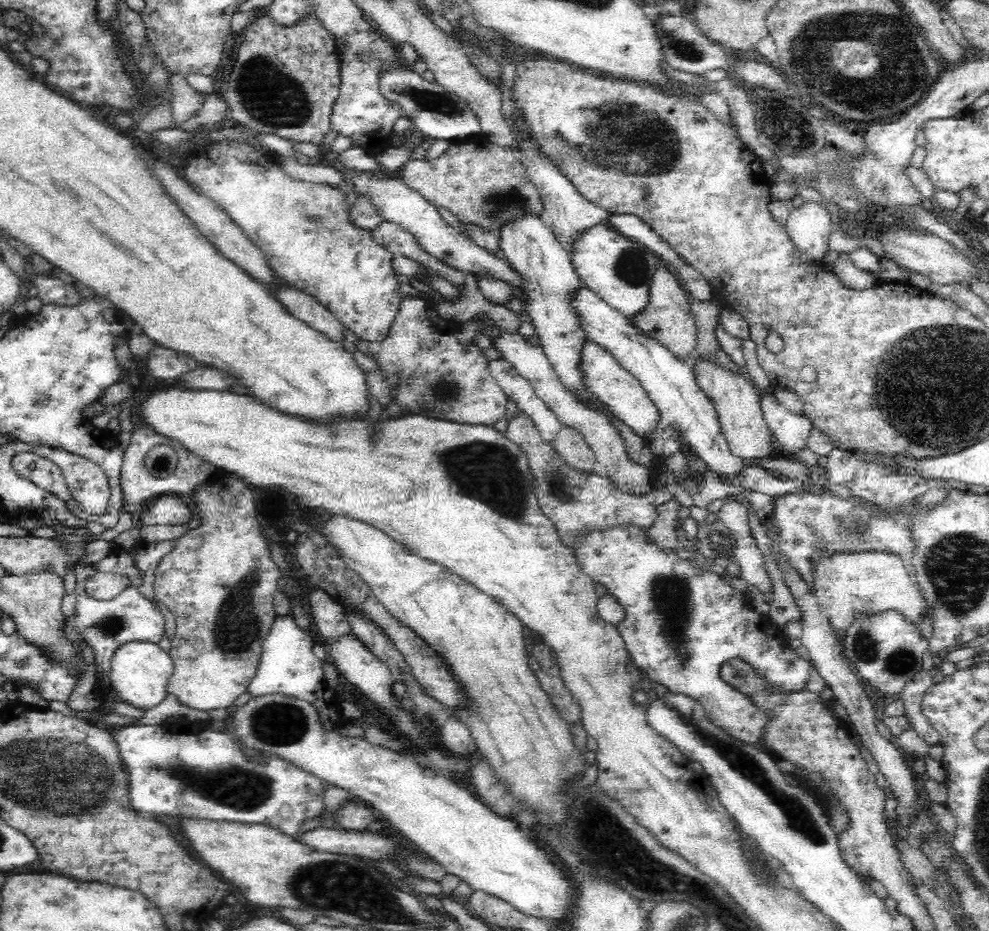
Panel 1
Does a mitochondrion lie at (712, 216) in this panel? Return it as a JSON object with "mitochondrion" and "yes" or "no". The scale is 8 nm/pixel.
{"mitochondrion":"no"}

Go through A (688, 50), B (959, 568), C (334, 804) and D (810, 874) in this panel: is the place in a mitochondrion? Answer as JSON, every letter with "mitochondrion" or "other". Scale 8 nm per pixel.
{"A":"mitochondrion","B":"mitochondrion","C":"other","D":"other"}

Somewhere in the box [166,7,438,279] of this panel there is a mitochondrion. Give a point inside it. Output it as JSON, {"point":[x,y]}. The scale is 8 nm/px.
{"point":[288,105]}

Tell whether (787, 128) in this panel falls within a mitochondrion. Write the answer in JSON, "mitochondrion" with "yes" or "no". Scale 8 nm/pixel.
{"mitochondrion":"yes"}

